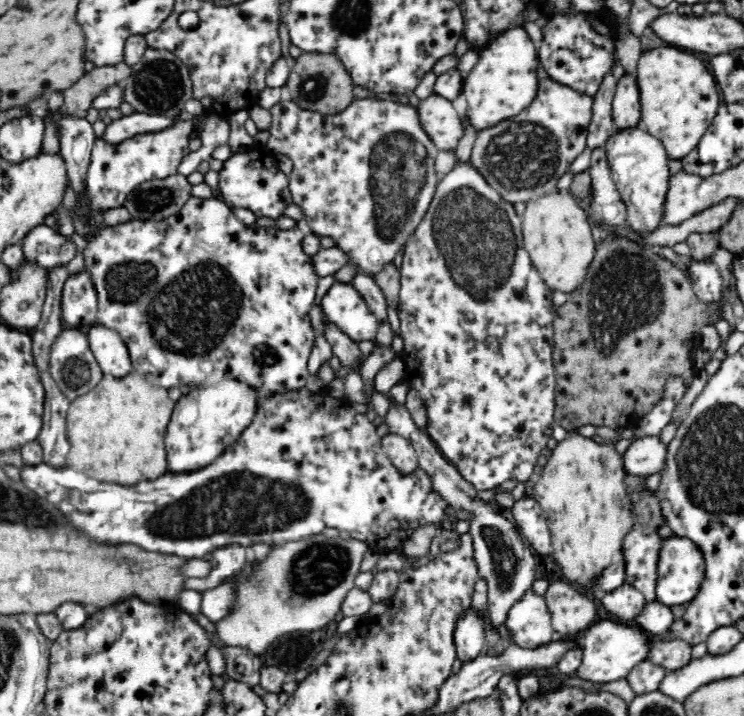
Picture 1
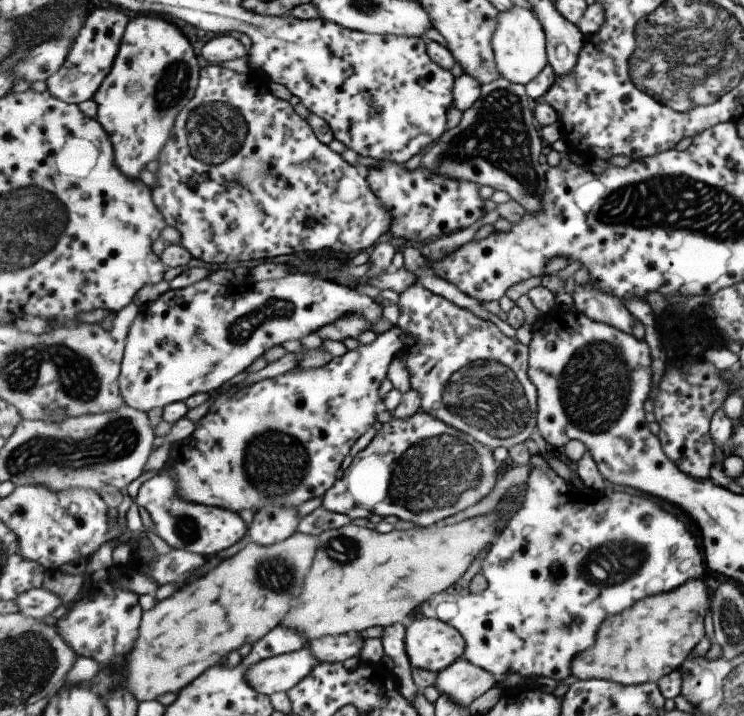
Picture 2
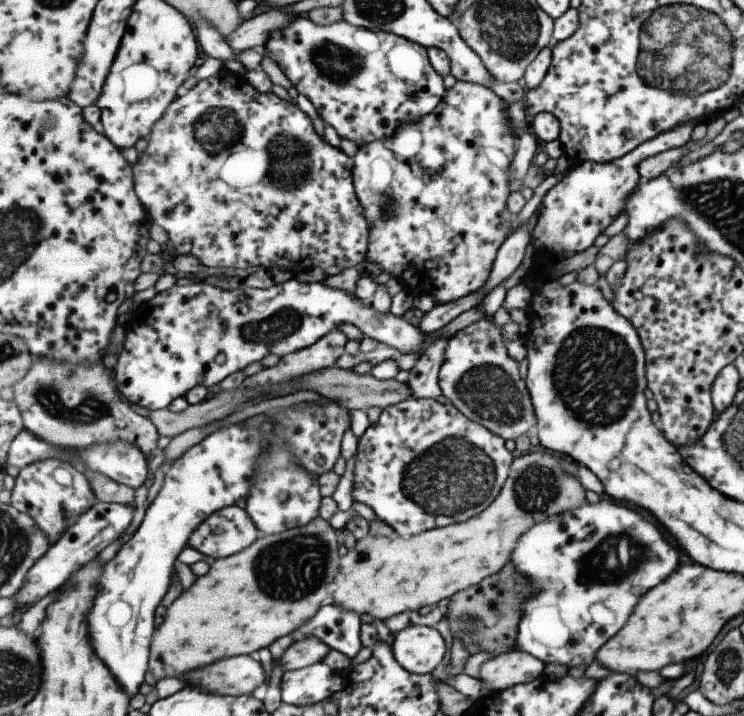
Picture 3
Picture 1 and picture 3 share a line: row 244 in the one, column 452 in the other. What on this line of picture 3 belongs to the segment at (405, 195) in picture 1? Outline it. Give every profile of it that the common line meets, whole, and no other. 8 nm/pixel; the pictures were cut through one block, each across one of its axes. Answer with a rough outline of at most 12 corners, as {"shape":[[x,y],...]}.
{"shape":[[502,327],[450,338],[445,401],[506,440],[537,424]]}

